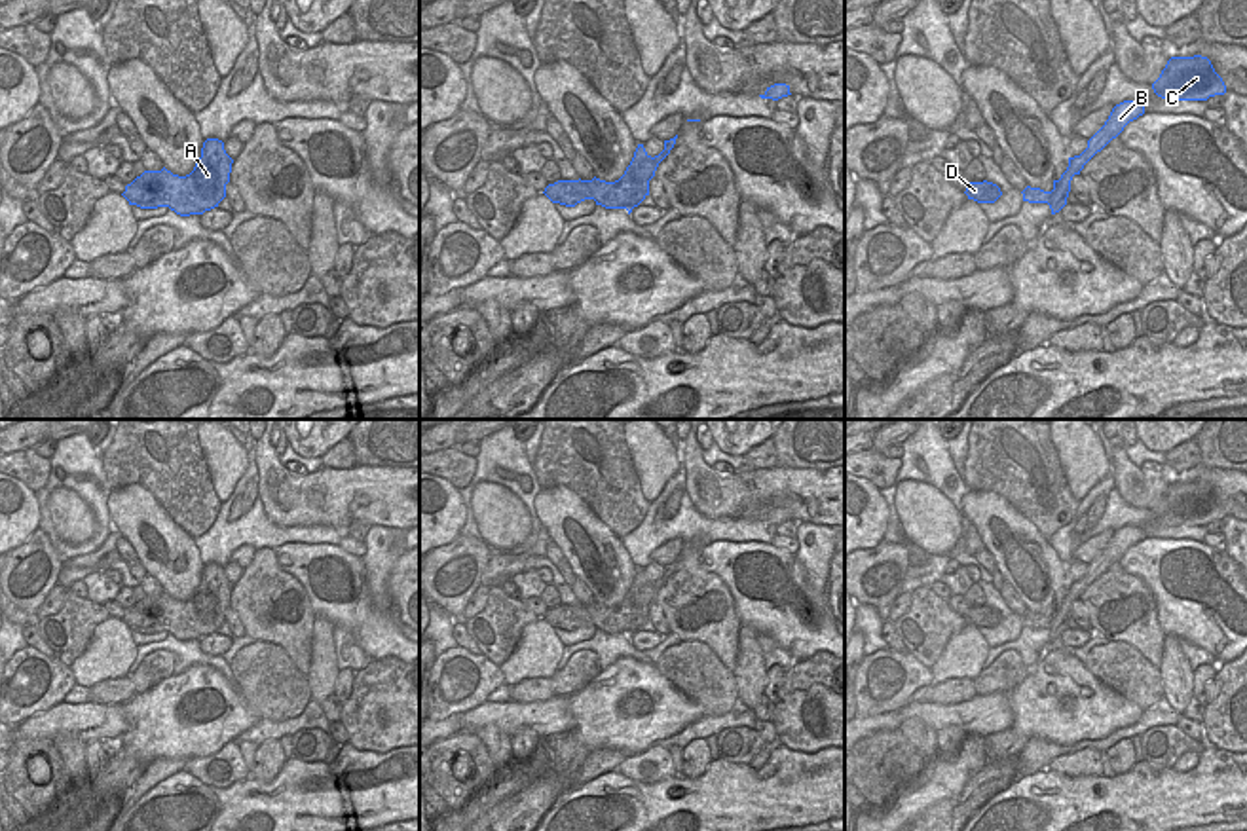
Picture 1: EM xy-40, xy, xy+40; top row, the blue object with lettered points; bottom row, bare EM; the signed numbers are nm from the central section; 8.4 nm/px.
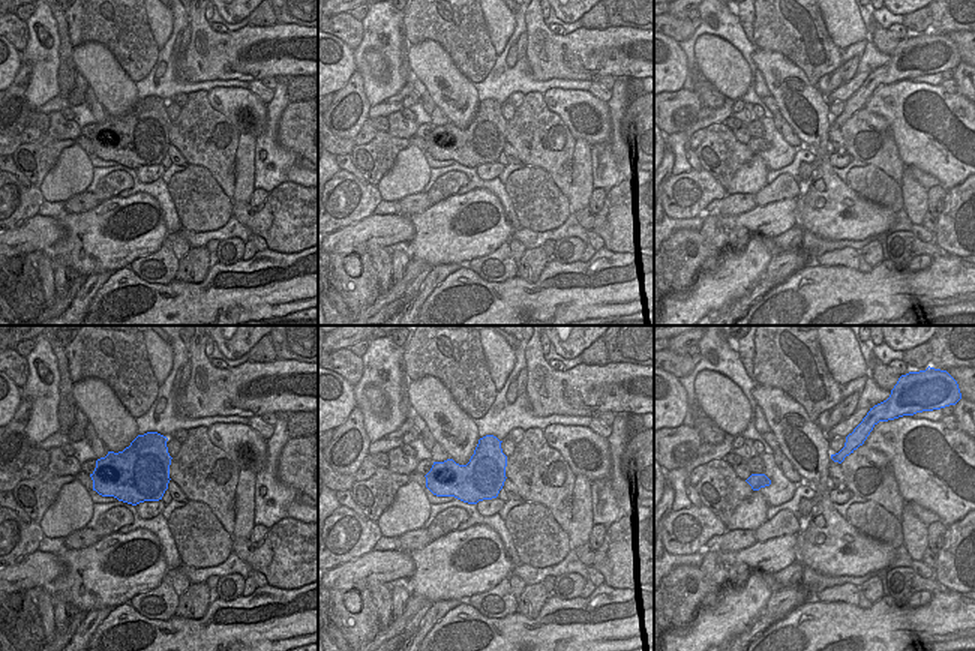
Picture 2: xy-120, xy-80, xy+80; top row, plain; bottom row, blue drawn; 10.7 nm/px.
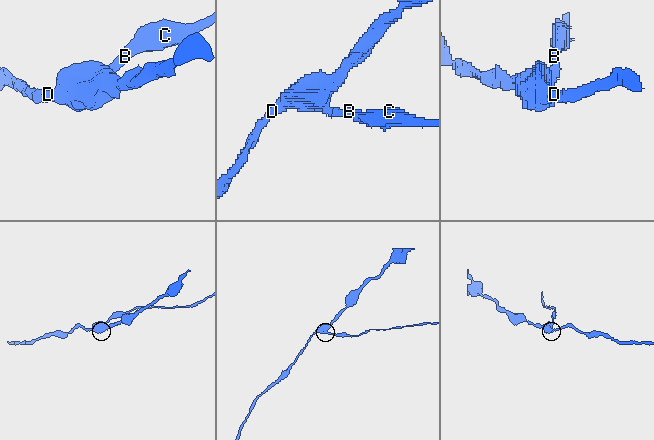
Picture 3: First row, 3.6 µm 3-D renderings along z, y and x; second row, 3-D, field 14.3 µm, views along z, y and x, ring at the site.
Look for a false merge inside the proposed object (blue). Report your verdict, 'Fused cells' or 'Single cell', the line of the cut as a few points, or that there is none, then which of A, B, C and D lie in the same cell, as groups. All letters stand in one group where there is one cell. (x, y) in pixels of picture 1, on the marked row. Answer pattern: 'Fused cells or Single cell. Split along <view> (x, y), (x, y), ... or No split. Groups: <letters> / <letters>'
Fused cells. Split along xy (651, 158), (655, 169). Groups: A D / B C

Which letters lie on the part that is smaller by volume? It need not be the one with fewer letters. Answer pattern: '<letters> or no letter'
B, C

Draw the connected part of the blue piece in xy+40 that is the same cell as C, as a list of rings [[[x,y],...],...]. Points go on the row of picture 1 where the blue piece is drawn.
[[[1201,55],[1171,57],[1152,89],[1165,101],[1207,101],[1226,93],[1222,78]]]

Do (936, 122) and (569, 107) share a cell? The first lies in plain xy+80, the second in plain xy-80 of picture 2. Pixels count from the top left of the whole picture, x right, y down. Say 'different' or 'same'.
same

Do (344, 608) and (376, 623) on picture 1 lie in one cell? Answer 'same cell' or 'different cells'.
same cell

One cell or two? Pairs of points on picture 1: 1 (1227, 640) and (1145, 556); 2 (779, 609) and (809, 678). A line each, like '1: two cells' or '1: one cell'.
1: one cell
2: two cells

